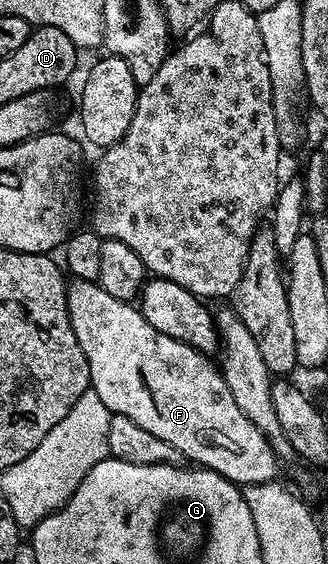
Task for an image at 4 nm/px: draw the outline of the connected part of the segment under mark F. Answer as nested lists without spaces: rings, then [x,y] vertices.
[[[70,279],[65,297],[75,338],[87,358],[91,390],[103,398],[103,406],[107,406],[110,413],[131,418],[131,422],[179,450],[186,461],[217,472],[238,486],[268,484],[278,479],[279,461],[267,438],[259,432],[259,426],[239,410],[235,398],[231,398],[231,390],[227,390],[220,367],[214,361],[212,364],[206,353],[196,352],[191,346],[155,330],[155,326],[143,318],[140,307],[128,300],[111,298],[111,294],[94,281]]]

